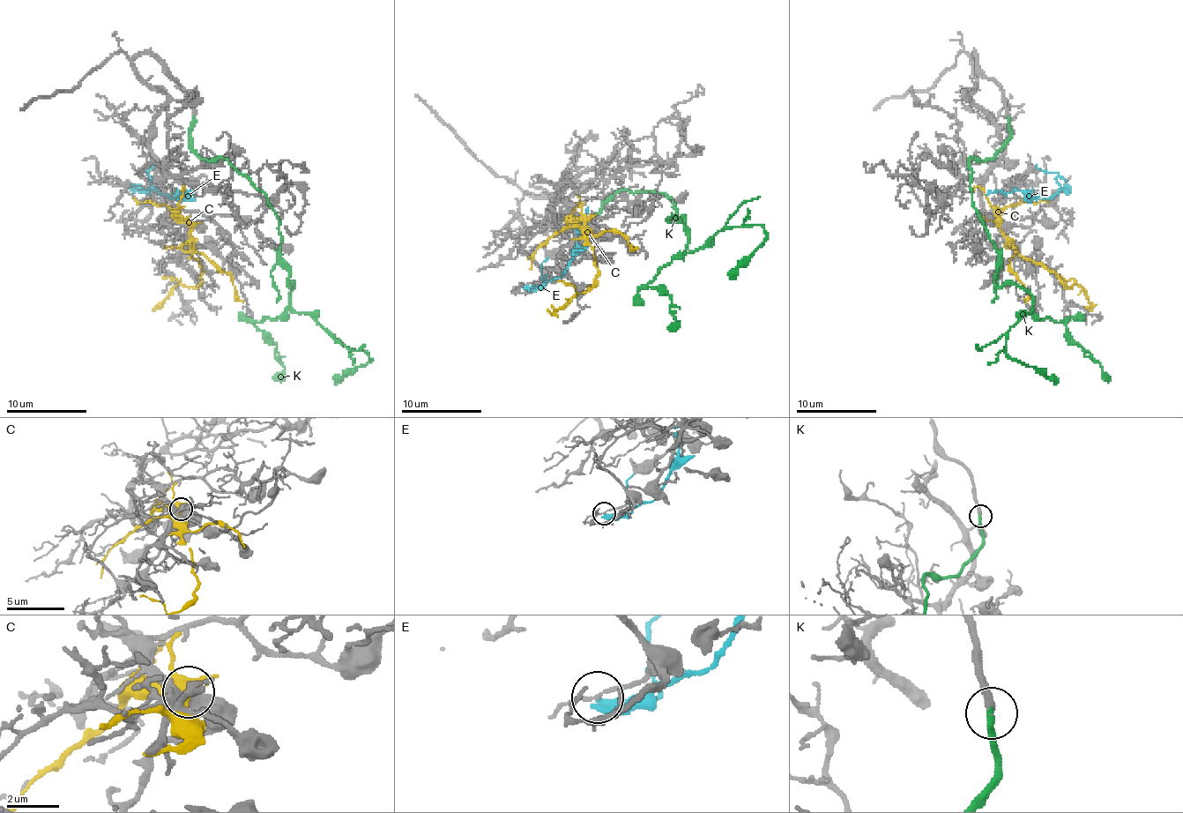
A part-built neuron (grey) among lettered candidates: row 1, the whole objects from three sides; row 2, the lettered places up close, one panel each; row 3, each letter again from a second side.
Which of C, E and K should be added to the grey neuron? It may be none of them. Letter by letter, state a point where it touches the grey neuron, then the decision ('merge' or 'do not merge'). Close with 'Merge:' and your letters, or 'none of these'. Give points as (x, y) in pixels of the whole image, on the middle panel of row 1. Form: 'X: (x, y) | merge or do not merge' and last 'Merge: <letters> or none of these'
C: (586, 220) | do not merge
E: (526, 286) | do not merge
K: (589, 229) | merge
Merge: K

